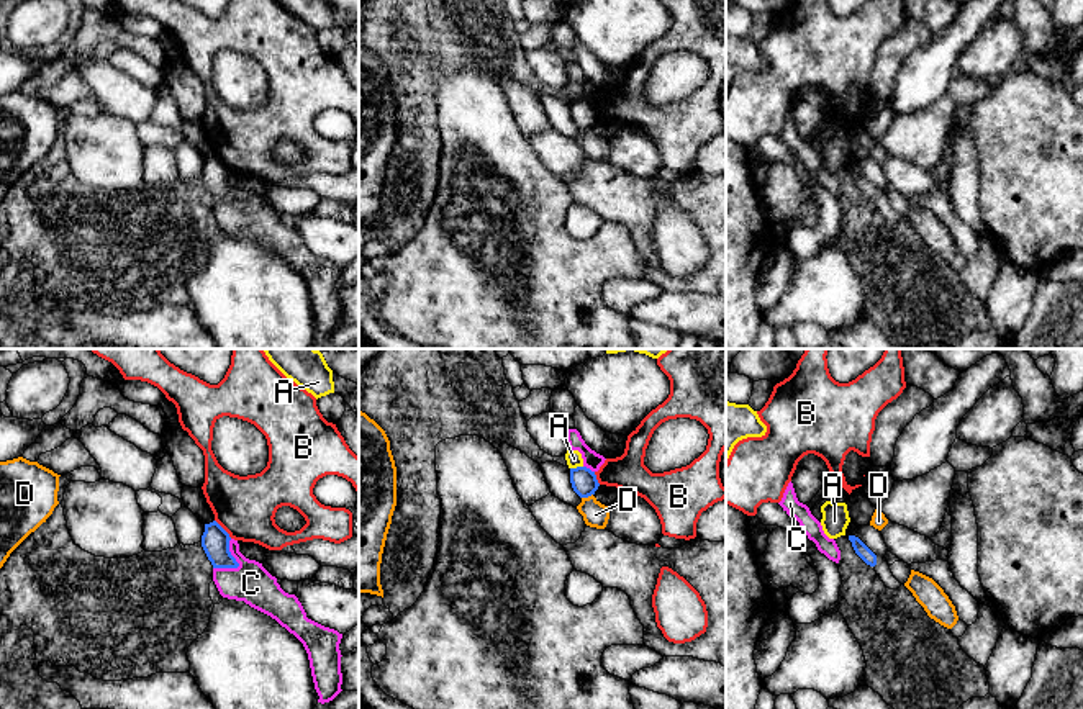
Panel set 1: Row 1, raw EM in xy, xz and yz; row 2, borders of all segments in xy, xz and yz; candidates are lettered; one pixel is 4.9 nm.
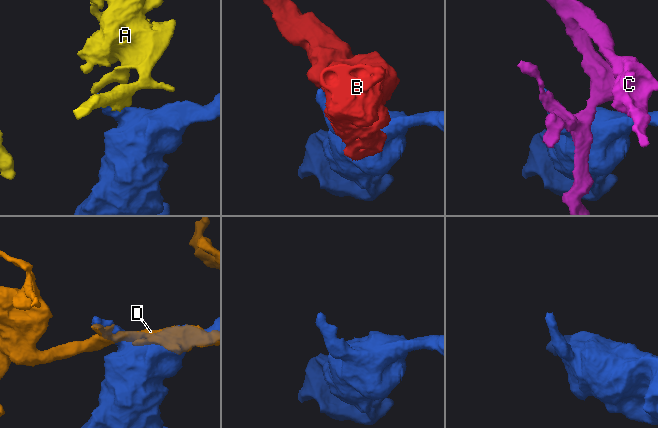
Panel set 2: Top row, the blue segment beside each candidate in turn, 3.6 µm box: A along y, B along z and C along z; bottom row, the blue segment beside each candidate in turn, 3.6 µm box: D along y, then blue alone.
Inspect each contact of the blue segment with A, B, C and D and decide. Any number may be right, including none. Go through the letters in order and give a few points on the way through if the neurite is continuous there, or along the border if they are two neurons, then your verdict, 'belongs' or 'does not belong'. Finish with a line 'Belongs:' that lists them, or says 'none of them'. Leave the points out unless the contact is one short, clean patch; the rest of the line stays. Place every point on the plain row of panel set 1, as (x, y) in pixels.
A: border along xz (582, 99), (570, 102); does not belong
B: border along xy (215, 153), (231, 171); does not belong
C: does not belong
D: does not belong
Belongs: none of them

